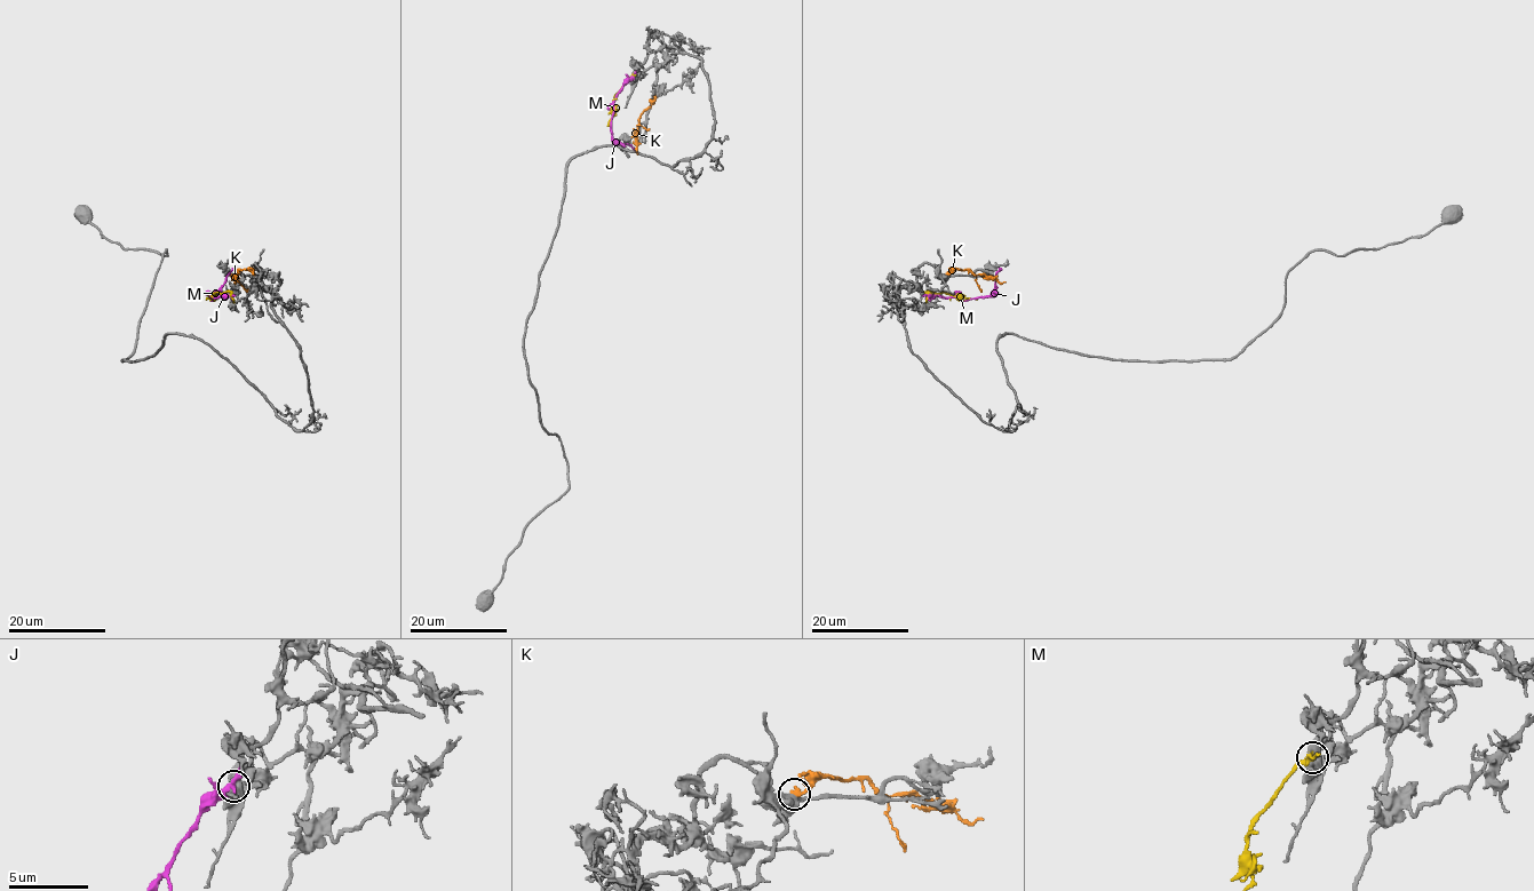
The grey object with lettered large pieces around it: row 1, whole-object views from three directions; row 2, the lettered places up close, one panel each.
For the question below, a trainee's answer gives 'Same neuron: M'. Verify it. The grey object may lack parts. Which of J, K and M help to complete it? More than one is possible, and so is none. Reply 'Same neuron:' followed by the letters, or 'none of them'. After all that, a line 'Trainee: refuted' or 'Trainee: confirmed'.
Same neuron: M
Trainee: confirmed

